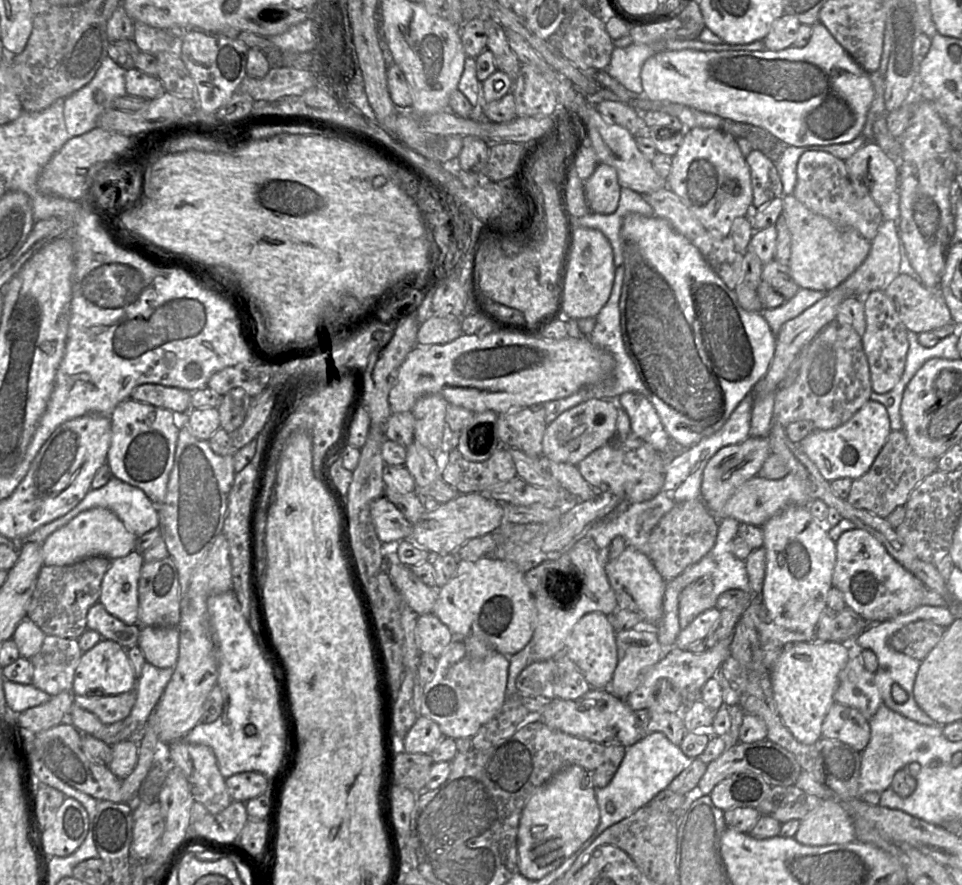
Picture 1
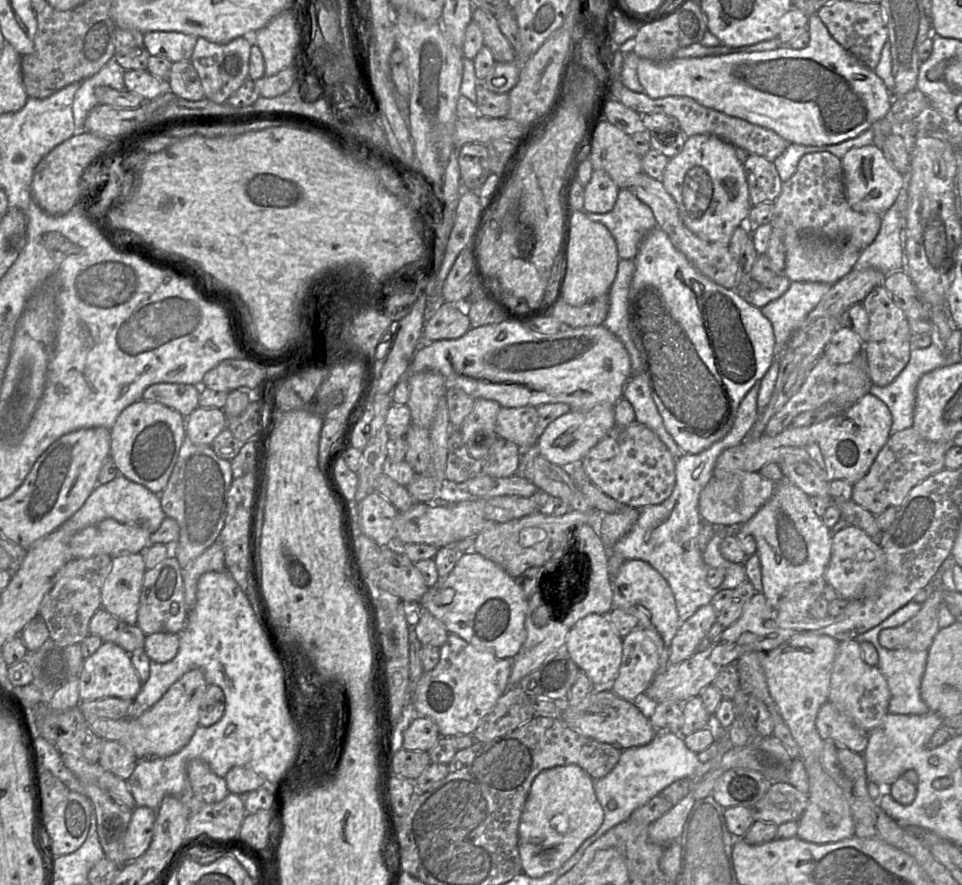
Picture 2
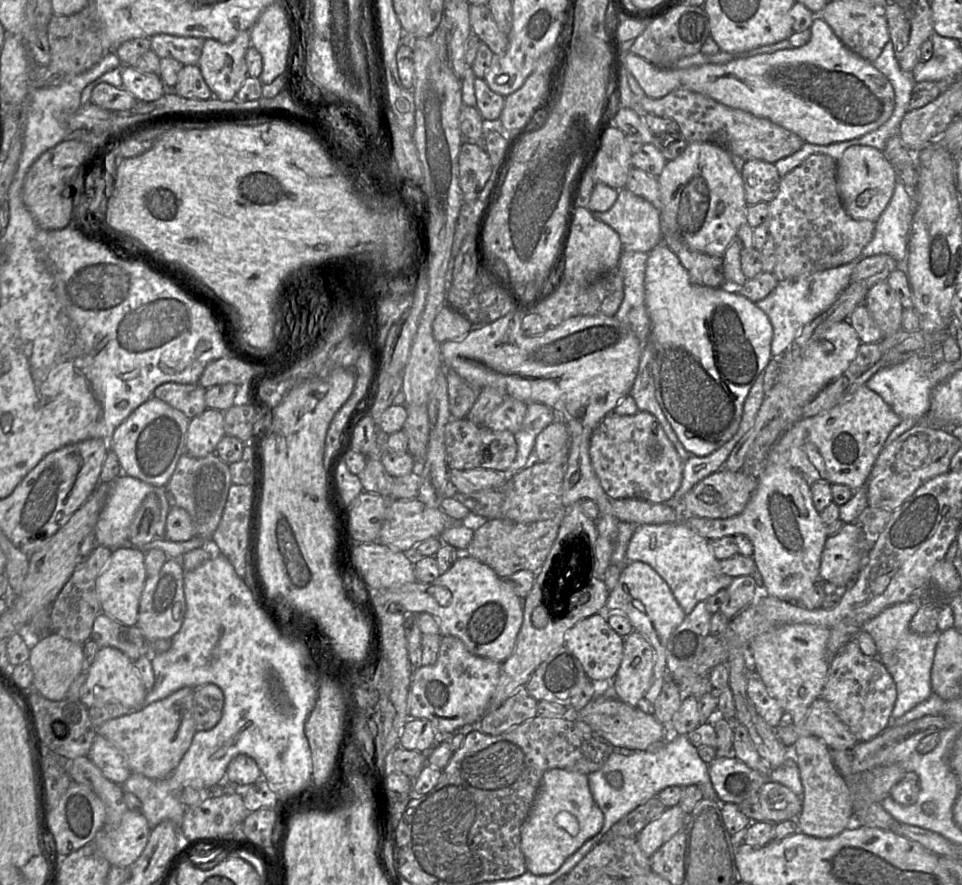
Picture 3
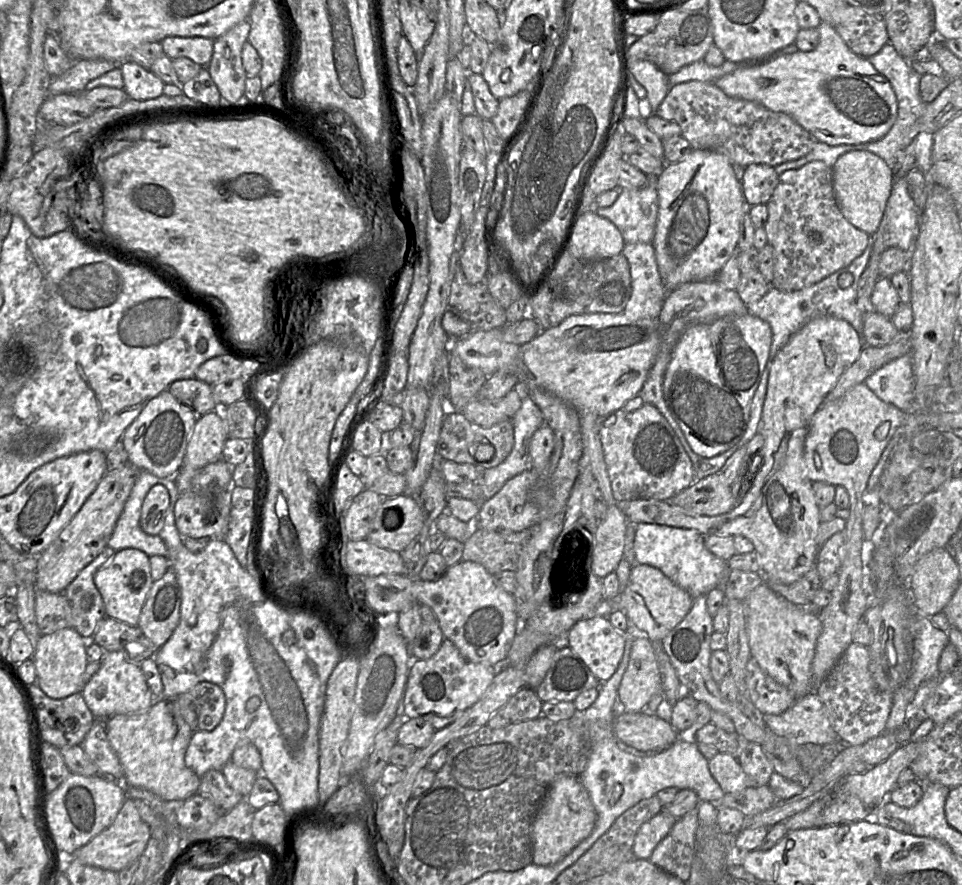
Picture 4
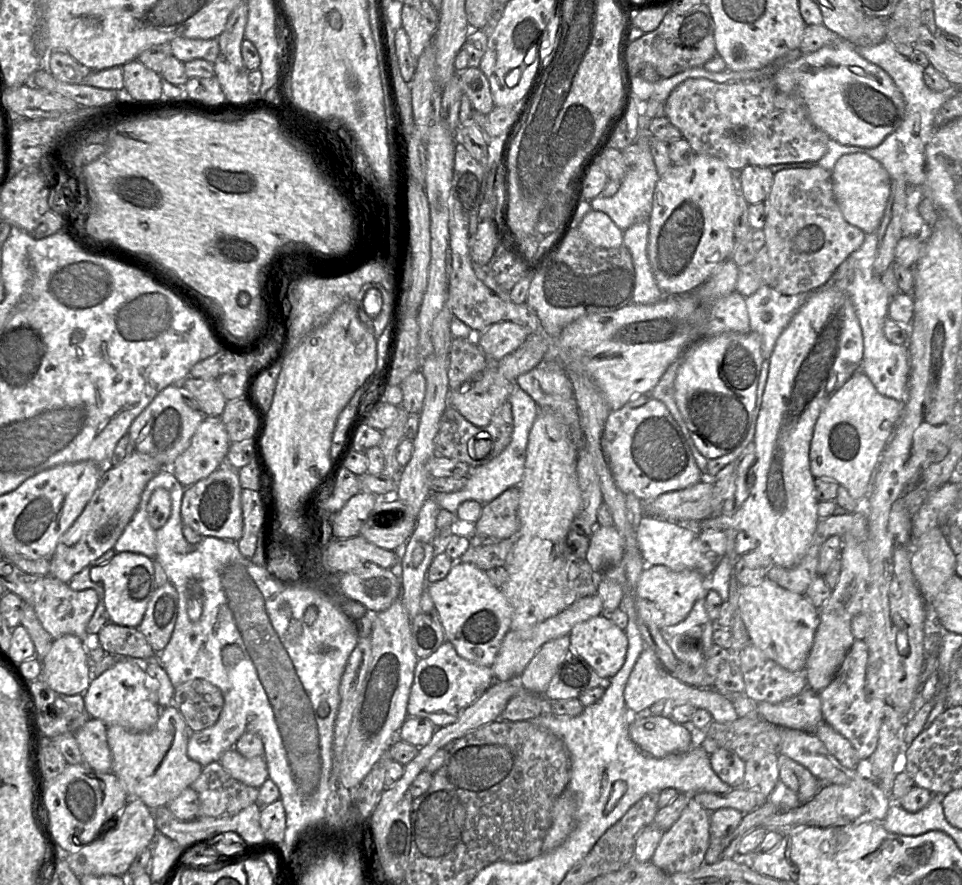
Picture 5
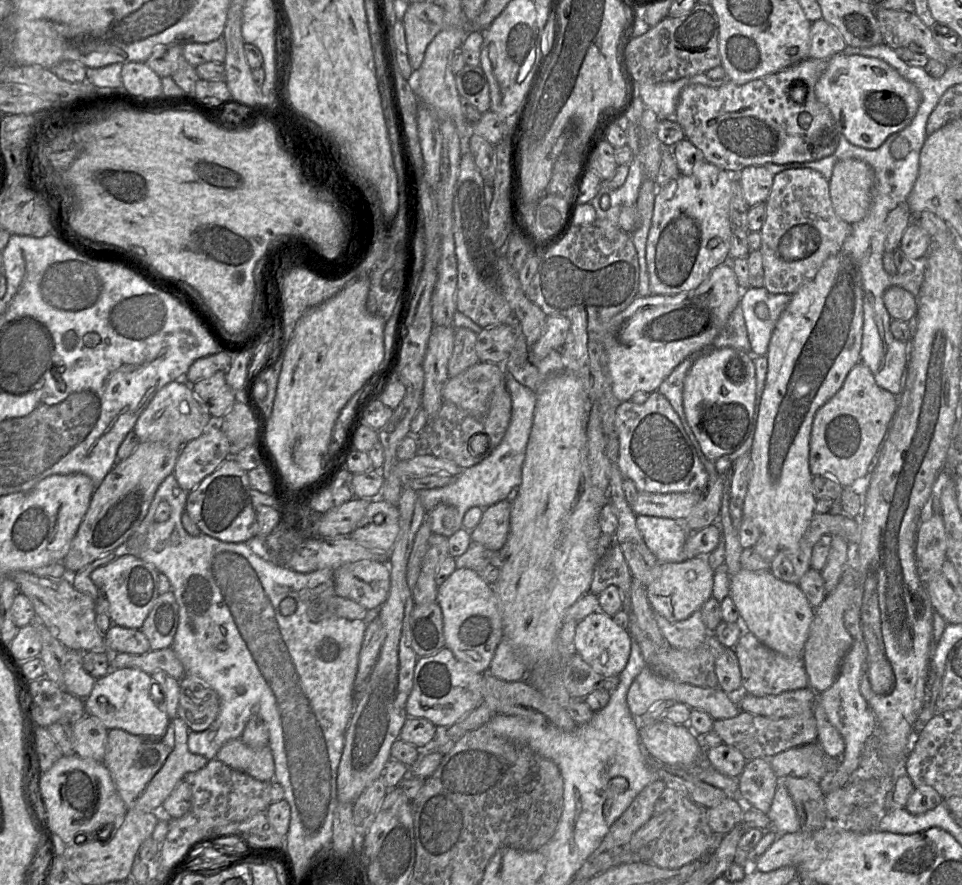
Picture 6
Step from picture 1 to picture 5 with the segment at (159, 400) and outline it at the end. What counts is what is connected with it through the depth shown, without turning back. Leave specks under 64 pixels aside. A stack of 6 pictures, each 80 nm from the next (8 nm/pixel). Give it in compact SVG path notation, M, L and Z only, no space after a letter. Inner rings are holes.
M188 377L180 385L194 395L204 416L221 417L227 400L218 387L217 379Z

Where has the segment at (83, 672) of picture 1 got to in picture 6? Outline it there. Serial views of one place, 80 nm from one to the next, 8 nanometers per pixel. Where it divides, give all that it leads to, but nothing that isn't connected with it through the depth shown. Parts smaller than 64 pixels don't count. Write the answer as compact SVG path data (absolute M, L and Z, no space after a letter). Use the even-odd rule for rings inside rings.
M111 669L105 676L96 679L89 696L84 699L86 715L98 719L108 730L121 729L132 735L163 735L170 718L153 701L153 684L156 684L155 681L142 670Z

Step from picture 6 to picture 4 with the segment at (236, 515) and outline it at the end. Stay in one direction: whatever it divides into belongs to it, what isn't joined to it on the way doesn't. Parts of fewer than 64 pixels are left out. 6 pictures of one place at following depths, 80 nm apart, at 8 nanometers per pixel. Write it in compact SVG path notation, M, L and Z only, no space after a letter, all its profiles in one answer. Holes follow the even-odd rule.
M232 490L206 498L195 493L179 496L175 525L182 537L223 538L228 529Z

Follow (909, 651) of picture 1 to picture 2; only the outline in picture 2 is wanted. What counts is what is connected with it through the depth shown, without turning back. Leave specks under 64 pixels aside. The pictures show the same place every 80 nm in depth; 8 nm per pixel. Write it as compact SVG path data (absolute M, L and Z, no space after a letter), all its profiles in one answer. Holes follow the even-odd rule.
M936 574L926 586L928 597L918 613L901 626L884 629L879 634L880 644L888 649L928 650L940 630L939 607L942 605L943 583Z

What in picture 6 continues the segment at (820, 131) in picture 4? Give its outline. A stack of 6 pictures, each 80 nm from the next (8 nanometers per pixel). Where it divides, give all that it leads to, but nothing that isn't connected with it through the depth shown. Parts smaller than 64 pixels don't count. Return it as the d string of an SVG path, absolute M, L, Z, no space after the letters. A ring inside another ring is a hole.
M844 52L828 59L827 68L815 85L815 94L840 124L842 136L850 143L865 149L879 148L891 134L904 129L914 118L921 100L917 87L885 61Z

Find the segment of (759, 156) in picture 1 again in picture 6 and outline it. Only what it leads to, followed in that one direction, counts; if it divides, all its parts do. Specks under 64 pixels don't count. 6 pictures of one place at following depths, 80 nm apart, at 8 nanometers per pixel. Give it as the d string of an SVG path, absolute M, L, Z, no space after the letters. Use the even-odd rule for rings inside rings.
M747 166L738 173L738 181L746 203L753 207L767 200L774 175L764 166Z

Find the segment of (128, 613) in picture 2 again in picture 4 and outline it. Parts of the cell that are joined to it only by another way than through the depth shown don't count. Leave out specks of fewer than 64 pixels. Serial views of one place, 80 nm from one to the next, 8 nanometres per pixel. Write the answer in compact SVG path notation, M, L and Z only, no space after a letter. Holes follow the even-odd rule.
M135 548L115 551L111 560L96 571L93 579L103 599L106 616L132 626L138 625L141 609L154 581L149 556Z

